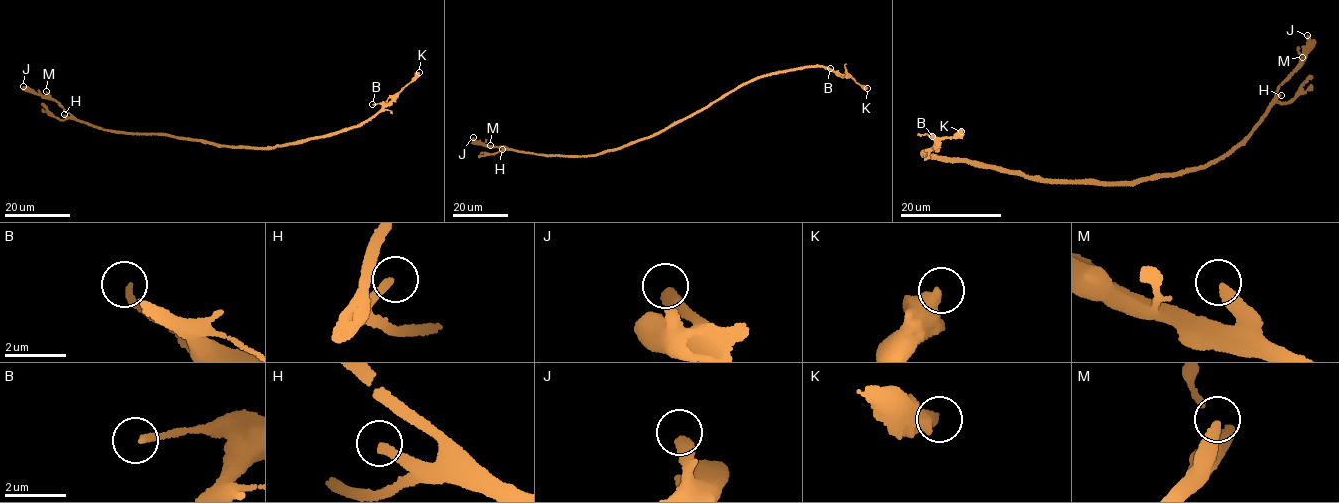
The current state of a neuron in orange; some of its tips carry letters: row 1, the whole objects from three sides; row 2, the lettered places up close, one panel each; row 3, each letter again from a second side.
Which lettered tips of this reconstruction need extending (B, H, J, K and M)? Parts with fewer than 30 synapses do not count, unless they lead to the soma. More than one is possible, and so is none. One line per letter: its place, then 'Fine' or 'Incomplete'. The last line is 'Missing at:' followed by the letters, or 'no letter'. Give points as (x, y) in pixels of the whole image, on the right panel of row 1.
B: Place: (932, 136). Fine
H: Place: (1281, 95). Incomplete
J: Place: (1307, 35). Fine
K: Place: (961, 131). Fine
M: Place: (1302, 57). Fine
Missing at: H

